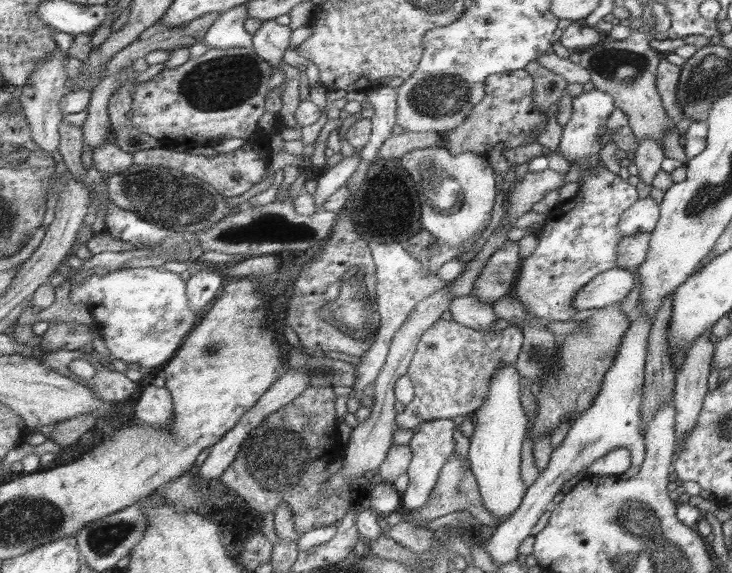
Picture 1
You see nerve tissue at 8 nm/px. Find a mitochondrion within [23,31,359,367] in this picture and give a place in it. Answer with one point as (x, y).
(216, 83)

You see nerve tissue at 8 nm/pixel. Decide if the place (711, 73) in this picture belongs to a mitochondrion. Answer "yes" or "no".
yes

